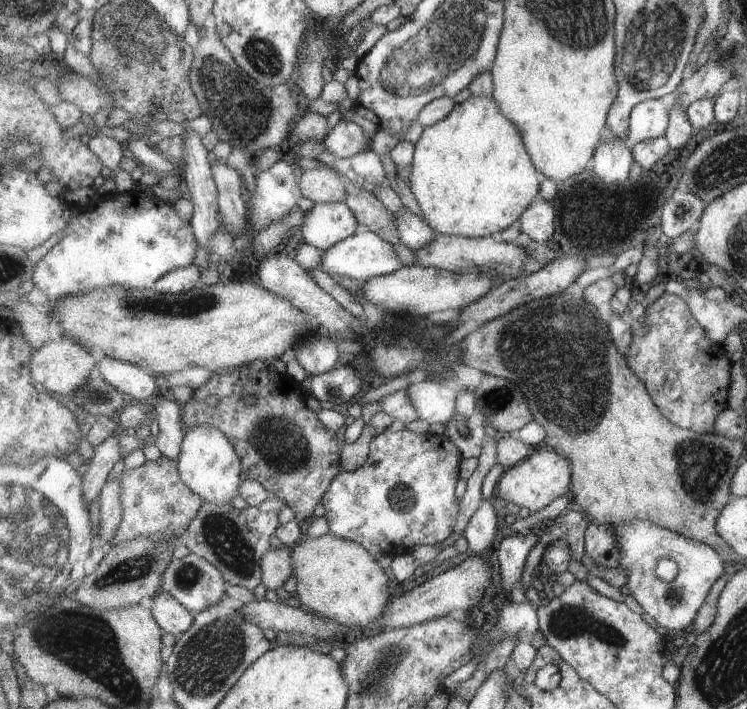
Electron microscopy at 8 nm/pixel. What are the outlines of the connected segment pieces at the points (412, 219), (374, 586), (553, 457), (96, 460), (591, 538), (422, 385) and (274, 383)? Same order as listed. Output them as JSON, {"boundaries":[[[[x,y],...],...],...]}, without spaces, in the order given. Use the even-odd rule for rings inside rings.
{"boundaries":[[[[403,207],[402,211],[394,213],[394,217],[396,218],[403,244],[411,251],[418,251],[428,247],[438,237],[439,233],[425,219],[423,220],[423,218],[413,214],[413,212],[410,212],[405,207]]],[[[327,532],[324,535],[321,535],[320,537],[311,537],[311,536],[305,536],[301,541],[299,541],[293,548],[288,547],[287,545],[283,545],[280,547],[271,547],[266,553],[265,556],[262,556],[261,566],[262,566],[262,583],[264,586],[269,590],[277,590],[277,588],[281,588],[291,576],[296,576],[296,602],[303,603],[303,606],[307,606],[307,608],[310,608],[311,610],[314,610],[315,612],[319,612],[319,614],[322,614],[325,618],[332,618],[337,619],[340,623],[343,623],[347,626],[352,627],[363,627],[364,630],[371,630],[370,626],[372,625],[372,622],[379,616],[382,615],[385,612],[387,603],[389,602],[389,599],[391,598],[391,588],[389,588],[389,576],[387,576],[387,572],[379,566],[379,559],[380,557],[378,555],[372,555],[361,543],[341,538],[340,536],[337,536],[336,534],[333,534],[331,532]]],[[[539,449],[522,463],[503,472],[498,479],[498,496],[519,506],[523,512],[534,513],[547,508],[555,498],[571,492],[572,463],[555,449]]],[[[120,433],[109,437],[103,444],[95,448],[93,458],[85,461],[82,482],[89,504],[95,500],[97,494],[102,492],[109,472],[123,458],[123,448],[126,446],[121,444],[120,437]]],[[[593,523],[586,530],[586,553],[607,568],[617,568],[622,559],[622,548],[613,525]]],[[[422,381],[408,387],[420,418],[429,424],[447,426],[457,415],[457,387],[435,381]]],[[[243,365],[226,372],[212,374],[209,382],[194,391],[191,399],[182,407],[182,419],[185,428],[199,426],[203,423],[220,428],[236,447],[242,460],[242,477],[244,481],[259,481],[269,492],[279,498],[295,512],[299,522],[314,517],[317,504],[321,503],[324,494],[329,490],[336,476],[342,471],[341,444],[335,431],[327,429],[319,420],[317,412],[307,406],[309,394],[301,383],[287,374],[264,369],[253,370],[251,365]],[[255,395],[254,406],[247,404],[246,398]],[[216,396],[218,406],[209,404],[209,398]]]]}

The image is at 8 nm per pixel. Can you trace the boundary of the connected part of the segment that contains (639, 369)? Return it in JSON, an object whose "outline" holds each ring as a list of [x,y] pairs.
{"outline":[[[664,292],[651,306],[645,309],[645,320],[649,325],[647,334],[634,336],[633,344],[627,352],[628,365],[645,383],[649,394],[662,414],[681,428],[694,430],[697,434],[712,432],[714,422],[722,410],[727,408],[731,365],[729,356],[722,346],[716,345],[696,320],[690,306],[676,295]]]}

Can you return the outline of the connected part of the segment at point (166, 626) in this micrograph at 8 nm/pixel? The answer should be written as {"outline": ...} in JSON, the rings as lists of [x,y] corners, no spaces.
{"outline":[[[159,592],[152,602],[152,615],[166,633],[171,633],[178,639],[191,628],[194,614],[172,594]]]}

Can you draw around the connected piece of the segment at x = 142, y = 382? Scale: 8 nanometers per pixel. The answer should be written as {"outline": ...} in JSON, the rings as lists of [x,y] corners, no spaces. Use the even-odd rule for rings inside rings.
{"outline":[[[103,357],[97,367],[101,376],[111,386],[125,393],[130,401],[147,400],[160,391],[155,382],[155,375],[140,366],[111,357]]]}

